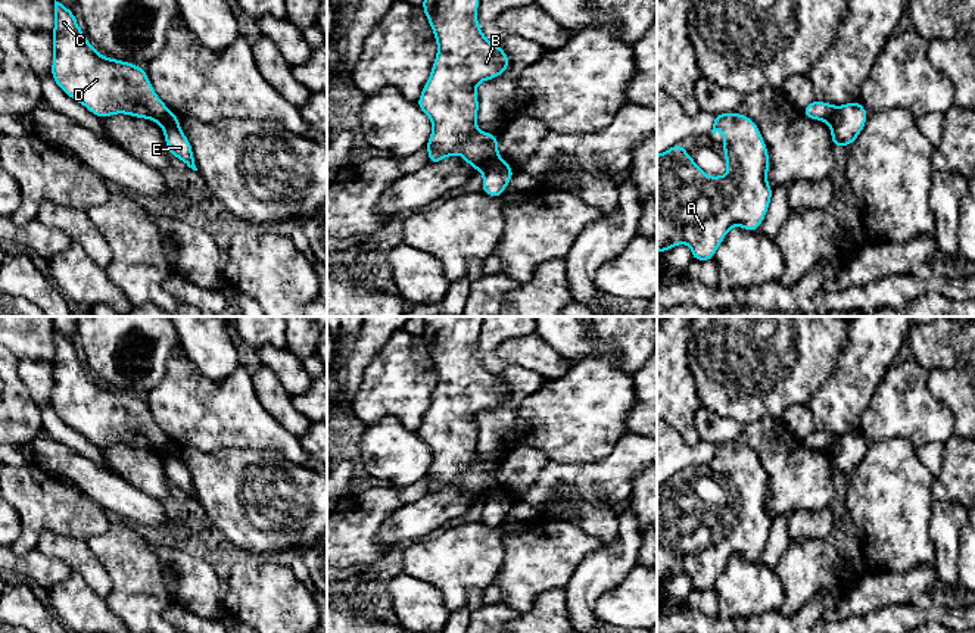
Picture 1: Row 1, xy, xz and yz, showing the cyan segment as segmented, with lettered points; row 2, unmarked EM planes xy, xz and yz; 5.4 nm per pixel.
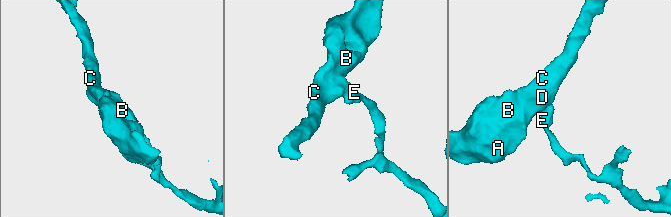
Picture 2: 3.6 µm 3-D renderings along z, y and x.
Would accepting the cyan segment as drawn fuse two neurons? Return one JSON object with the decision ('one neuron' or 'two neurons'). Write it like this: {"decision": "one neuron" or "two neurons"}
{"decision": "two neurons"}

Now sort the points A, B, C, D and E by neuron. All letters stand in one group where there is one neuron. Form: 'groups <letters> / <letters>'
groups A B C D / E

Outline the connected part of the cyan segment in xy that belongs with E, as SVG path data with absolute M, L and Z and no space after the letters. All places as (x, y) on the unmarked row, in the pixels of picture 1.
M169 442L168 446L159 450L159 455L163 459L165 474L169 483L183 490L193 501L197 501L191 474L180 458L180 448Z

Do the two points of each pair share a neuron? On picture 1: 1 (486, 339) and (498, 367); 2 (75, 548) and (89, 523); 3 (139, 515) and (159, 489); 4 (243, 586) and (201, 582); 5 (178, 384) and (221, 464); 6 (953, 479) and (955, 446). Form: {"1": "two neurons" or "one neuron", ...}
{"1": "one neuron", "2": "two neurons", "3": "two neurons", "4": "two neurons", "5": "two neurons", "6": "one neuron"}

